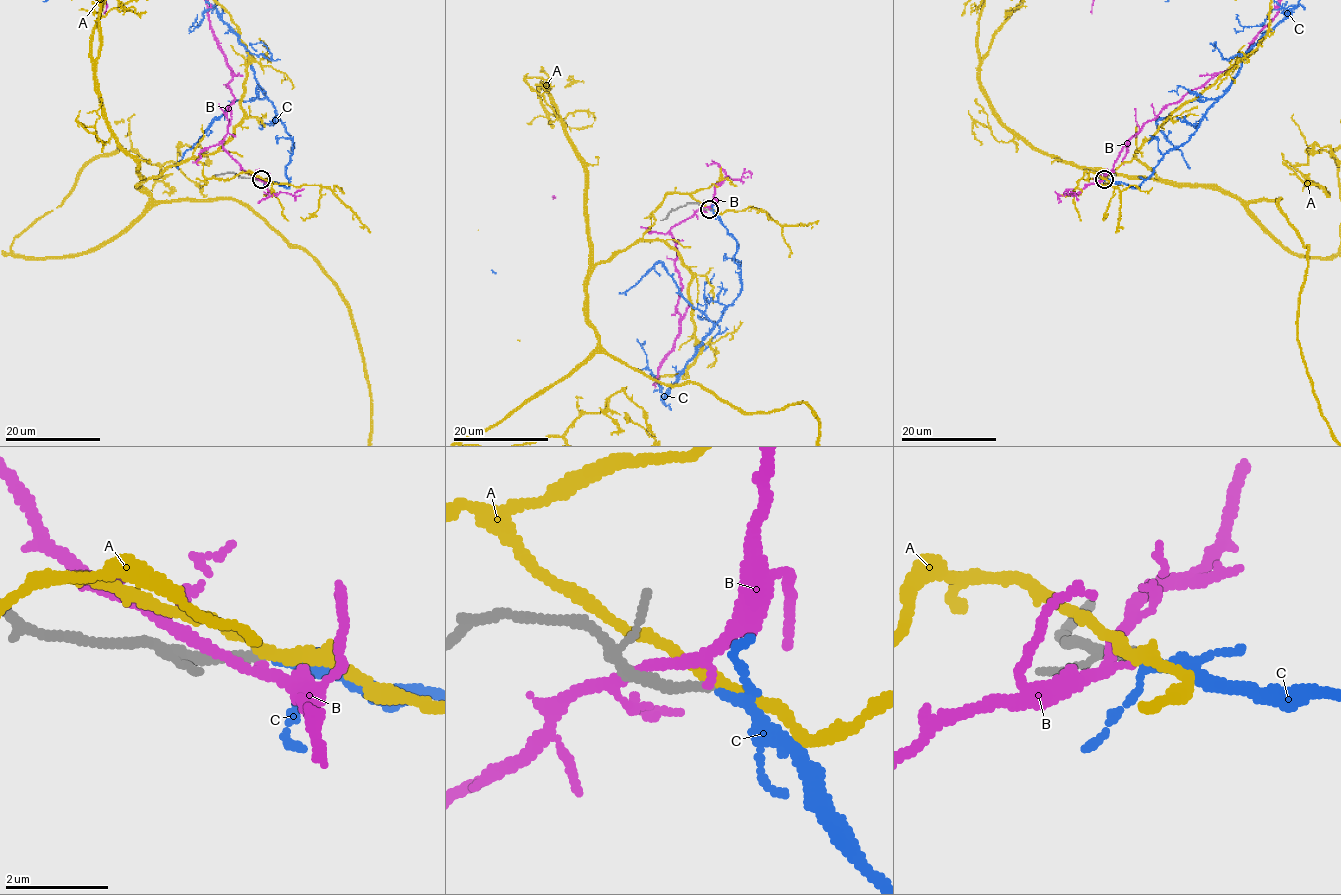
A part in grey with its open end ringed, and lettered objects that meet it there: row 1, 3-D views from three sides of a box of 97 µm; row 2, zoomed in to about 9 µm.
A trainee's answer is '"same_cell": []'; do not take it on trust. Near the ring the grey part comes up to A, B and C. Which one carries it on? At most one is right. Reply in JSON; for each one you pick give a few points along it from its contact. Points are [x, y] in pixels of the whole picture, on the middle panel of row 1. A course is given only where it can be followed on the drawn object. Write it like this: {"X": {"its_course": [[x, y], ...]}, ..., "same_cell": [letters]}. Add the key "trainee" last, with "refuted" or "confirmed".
{"same_cell": ["C"], "trainee": "refuted"}

